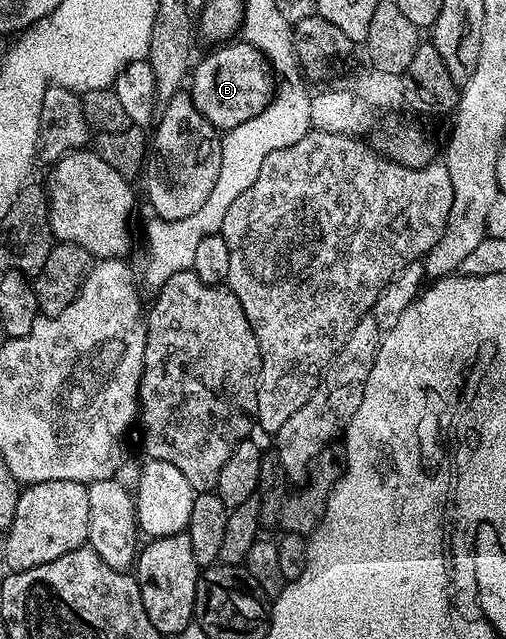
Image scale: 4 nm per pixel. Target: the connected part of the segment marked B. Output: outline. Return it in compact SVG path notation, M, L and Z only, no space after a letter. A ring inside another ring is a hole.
M241 41L235 45L229 44L233 43L222 44L225 45L222 49L217 49L214 53L207 54L201 62L198 60L191 69L191 85L193 81L191 96L193 98L193 106L218 131L228 131L239 127L239 123L247 123L247 119L251 119L255 115L262 113L275 96L275 88L273 89L273 81L275 82L274 74L267 64L266 58L262 56L259 50L253 45Z

